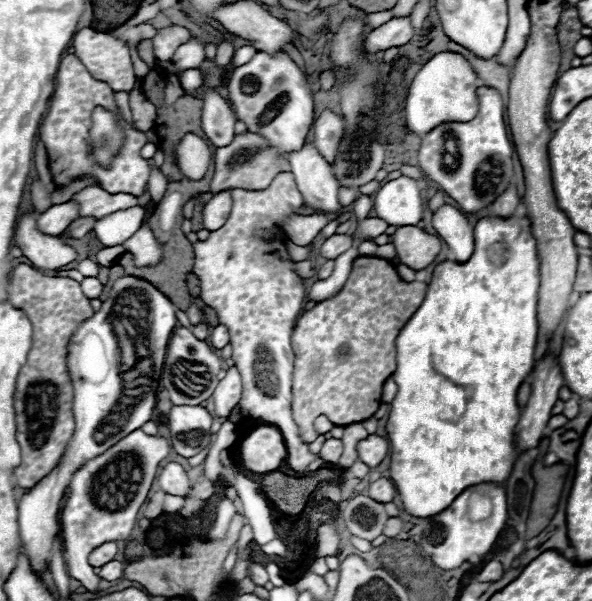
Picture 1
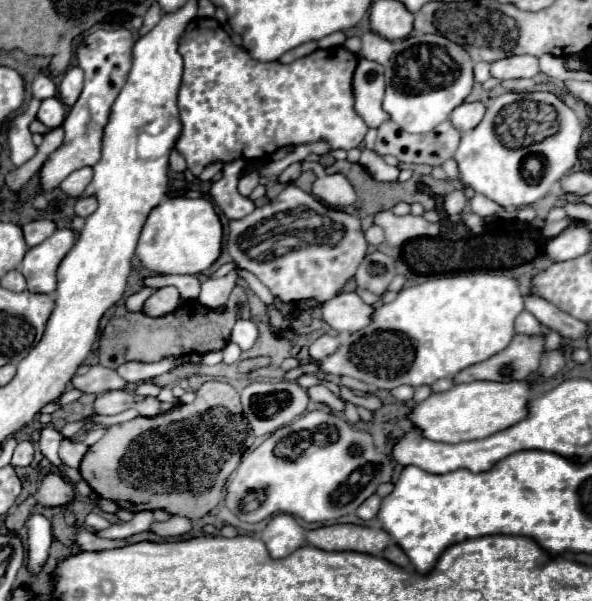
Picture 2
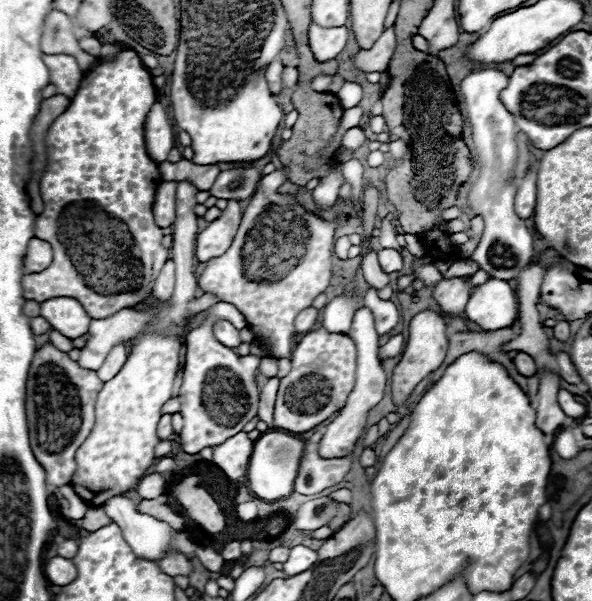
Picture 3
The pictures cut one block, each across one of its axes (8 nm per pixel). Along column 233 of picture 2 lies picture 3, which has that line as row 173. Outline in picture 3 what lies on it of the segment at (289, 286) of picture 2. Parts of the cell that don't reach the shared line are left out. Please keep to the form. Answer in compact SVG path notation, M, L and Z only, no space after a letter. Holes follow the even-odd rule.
M238 164L232 170L224 170L216 178L214 186L210 188L210 194L224 200L230 200L230 198L244 200L254 194L258 180L260 180L260 174L254 168L254 164Z

